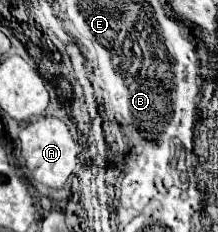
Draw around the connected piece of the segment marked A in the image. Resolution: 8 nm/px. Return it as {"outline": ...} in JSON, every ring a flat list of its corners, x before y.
{"outline":[[43,117,43,119,23,127,19,133,19,139,21,139,21,147,23,147,21,155,25,159,25,165,31,171,31,175,37,175,35,181,45,187,51,187,51,189,65,187,67,179,73,175,73,169,79,161,79,145,71,137,67,125,55,117]]}

